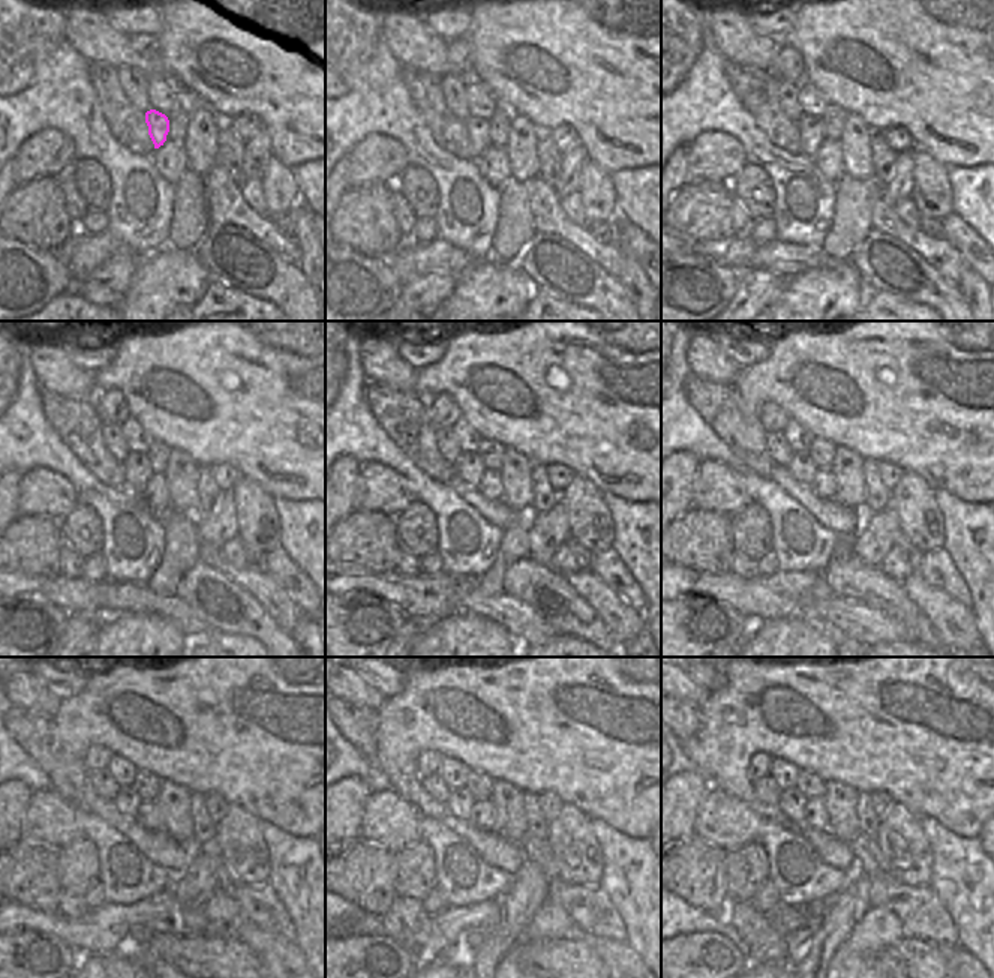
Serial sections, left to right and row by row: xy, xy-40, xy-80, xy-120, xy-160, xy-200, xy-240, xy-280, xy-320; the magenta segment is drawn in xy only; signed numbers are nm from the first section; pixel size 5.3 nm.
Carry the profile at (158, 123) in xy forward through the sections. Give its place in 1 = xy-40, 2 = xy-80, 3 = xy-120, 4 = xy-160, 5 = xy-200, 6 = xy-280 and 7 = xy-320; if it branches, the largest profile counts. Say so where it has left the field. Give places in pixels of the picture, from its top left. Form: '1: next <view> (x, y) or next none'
1: next xy-40 (479, 129)
2: next xy-80 (811, 137)
3: next xy-120 (137, 468)
4: next xy-160 (468, 468)
5: next xy-200 (802, 468)
6: next xy-280 (461, 803)
7: next xy-320 (792, 803)

